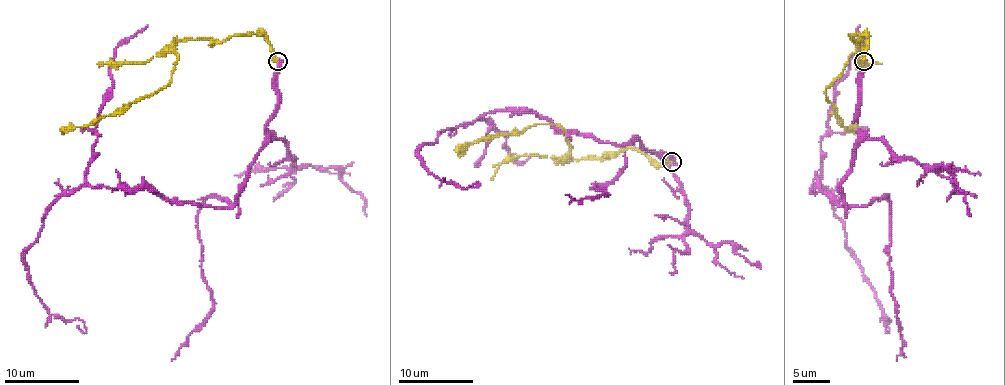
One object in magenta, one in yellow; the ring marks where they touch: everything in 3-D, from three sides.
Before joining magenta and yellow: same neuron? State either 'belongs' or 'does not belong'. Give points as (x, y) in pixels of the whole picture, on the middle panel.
does not belong

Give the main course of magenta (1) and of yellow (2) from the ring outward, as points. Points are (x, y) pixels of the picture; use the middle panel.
1: (671, 161), (636, 139), (599, 142), (545, 118), (489, 111), (420, 148), (437, 178), (480, 183), (471, 185)
2: (671, 161), (658, 165), (630, 148), (602, 159), (575, 159), (565, 133), (554, 124), (493, 135), (456, 152)

